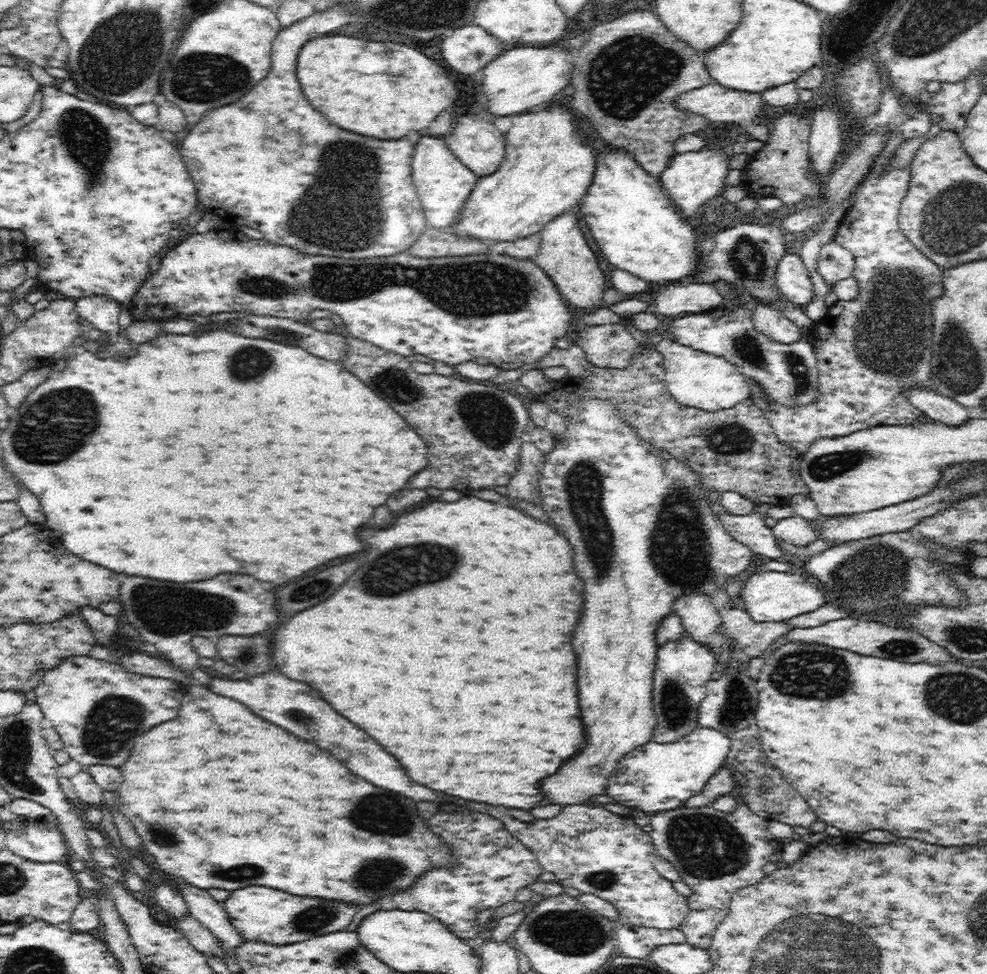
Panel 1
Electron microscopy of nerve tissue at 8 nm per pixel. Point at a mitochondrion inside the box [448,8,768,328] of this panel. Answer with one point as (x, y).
(625, 78)

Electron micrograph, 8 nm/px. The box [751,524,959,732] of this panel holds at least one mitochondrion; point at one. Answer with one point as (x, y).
(813, 673)

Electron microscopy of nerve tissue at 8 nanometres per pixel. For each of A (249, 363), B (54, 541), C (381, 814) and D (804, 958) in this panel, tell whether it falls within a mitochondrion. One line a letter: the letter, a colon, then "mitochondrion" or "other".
A: mitochondrion
B: other
C: mitochondrion
D: mitochondrion

